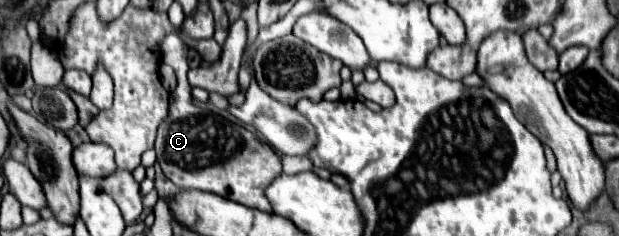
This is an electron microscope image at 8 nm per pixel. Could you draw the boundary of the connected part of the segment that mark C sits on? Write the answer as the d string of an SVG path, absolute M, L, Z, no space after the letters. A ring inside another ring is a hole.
M166 36L164 38L162 56L164 56L164 62L170 64L174 68L176 76L178 76L178 86L172 92L172 98L170 98L168 116L158 126L158 136L156 136L156 154L158 154L158 164L164 172L164 176L170 182L174 182L178 188L194 188L194 190L212 192L212 194L218 194L222 198L234 200L238 204L244 204L244 206L250 206L250 208L256 208L256 210L262 210L262 212L272 212L272 206L266 200L264 190L282 172L280 154L274 152L274 148L270 148L270 144L266 144L262 138L248 132L244 126L234 124L234 122L226 120L224 116L216 114L212 108L206 108L206 106L192 100L190 84L186 80L186 74L188 74L188 62L186 62L188 46L178 36Z

